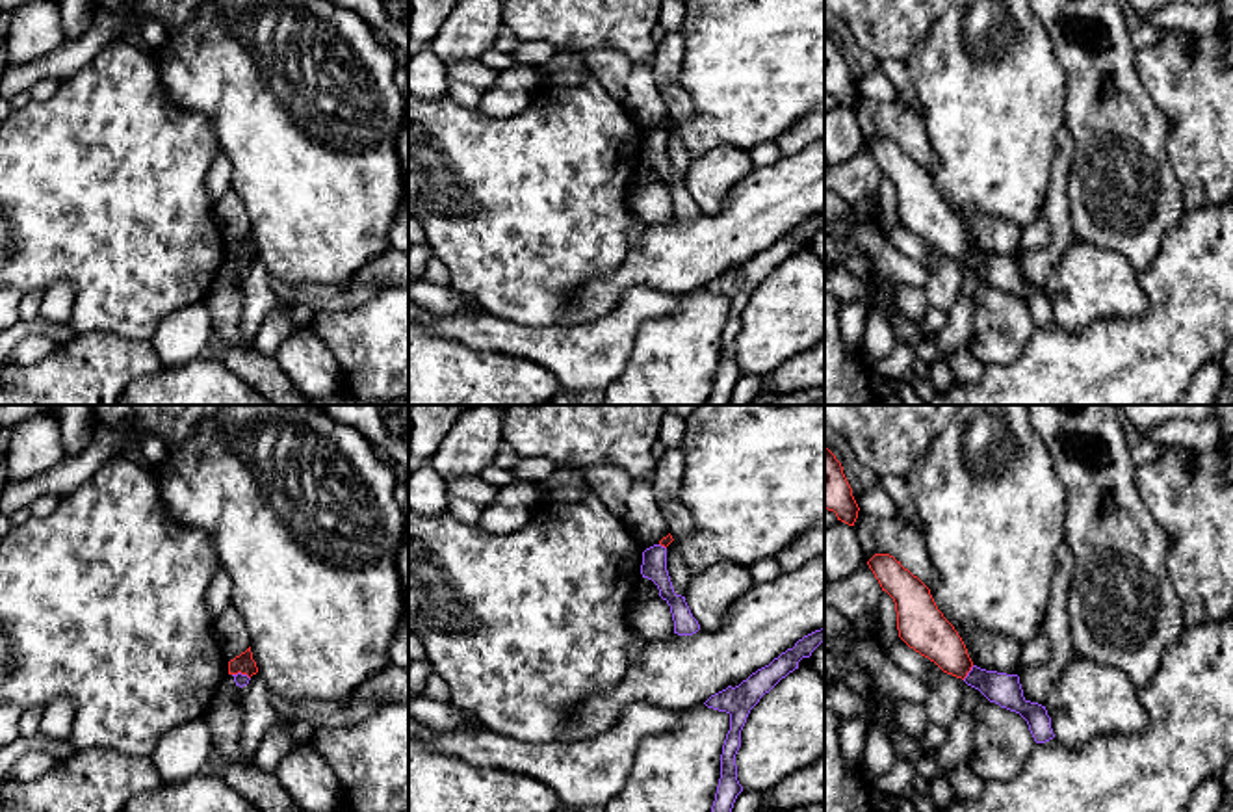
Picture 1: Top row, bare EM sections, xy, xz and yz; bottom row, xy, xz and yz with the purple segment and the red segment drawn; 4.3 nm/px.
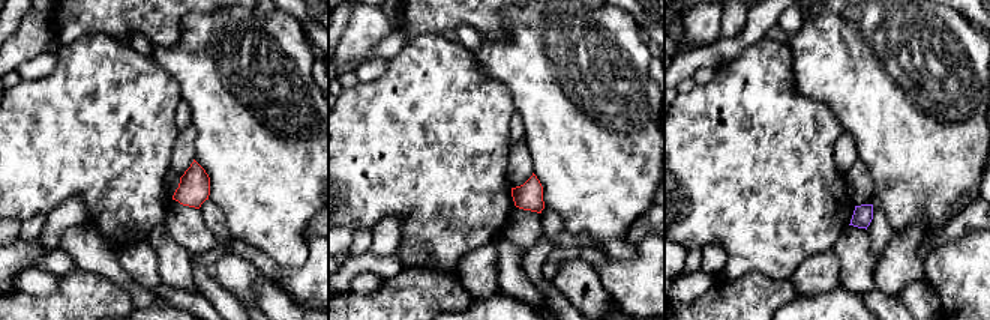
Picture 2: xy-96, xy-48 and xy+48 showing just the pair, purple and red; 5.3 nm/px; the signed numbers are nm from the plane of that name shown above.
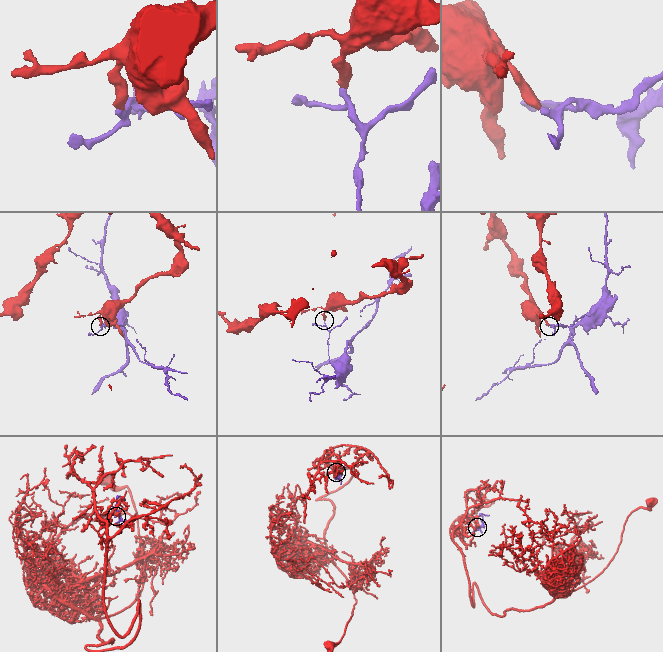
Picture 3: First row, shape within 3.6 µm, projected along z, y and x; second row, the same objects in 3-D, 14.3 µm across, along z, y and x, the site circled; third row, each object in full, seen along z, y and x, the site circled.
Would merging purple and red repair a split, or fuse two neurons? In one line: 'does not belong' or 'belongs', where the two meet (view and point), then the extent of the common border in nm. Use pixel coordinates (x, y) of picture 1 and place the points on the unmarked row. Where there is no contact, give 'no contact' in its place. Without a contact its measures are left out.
does not belong | yz (968, 257) | 80 nm

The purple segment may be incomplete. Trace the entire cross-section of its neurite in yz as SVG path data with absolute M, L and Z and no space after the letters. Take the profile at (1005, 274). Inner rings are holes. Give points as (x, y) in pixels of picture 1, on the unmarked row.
M973 249L964 266L979 273L990 286L1019 297L1027 305L1036 327L1045 327L1055 321L1045 290L1023 281L1018 258L986 255Z

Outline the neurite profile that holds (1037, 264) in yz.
M1066 126L1057 132L1057 156L1051 167L1047 197L1042 214L1053 227L1049 243L1023 251L1018 260L1025 284L1045 290L1047 279L1066 249L1075 242L1070 221L1068 178L1073 164L1073 139Z

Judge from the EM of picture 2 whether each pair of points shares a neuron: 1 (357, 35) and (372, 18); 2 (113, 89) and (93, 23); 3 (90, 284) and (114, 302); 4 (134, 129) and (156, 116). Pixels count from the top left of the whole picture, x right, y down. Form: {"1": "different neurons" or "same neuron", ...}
{"1": "same neuron", "2": "different neurons", "3": "same neuron", "4": "same neuron"}

